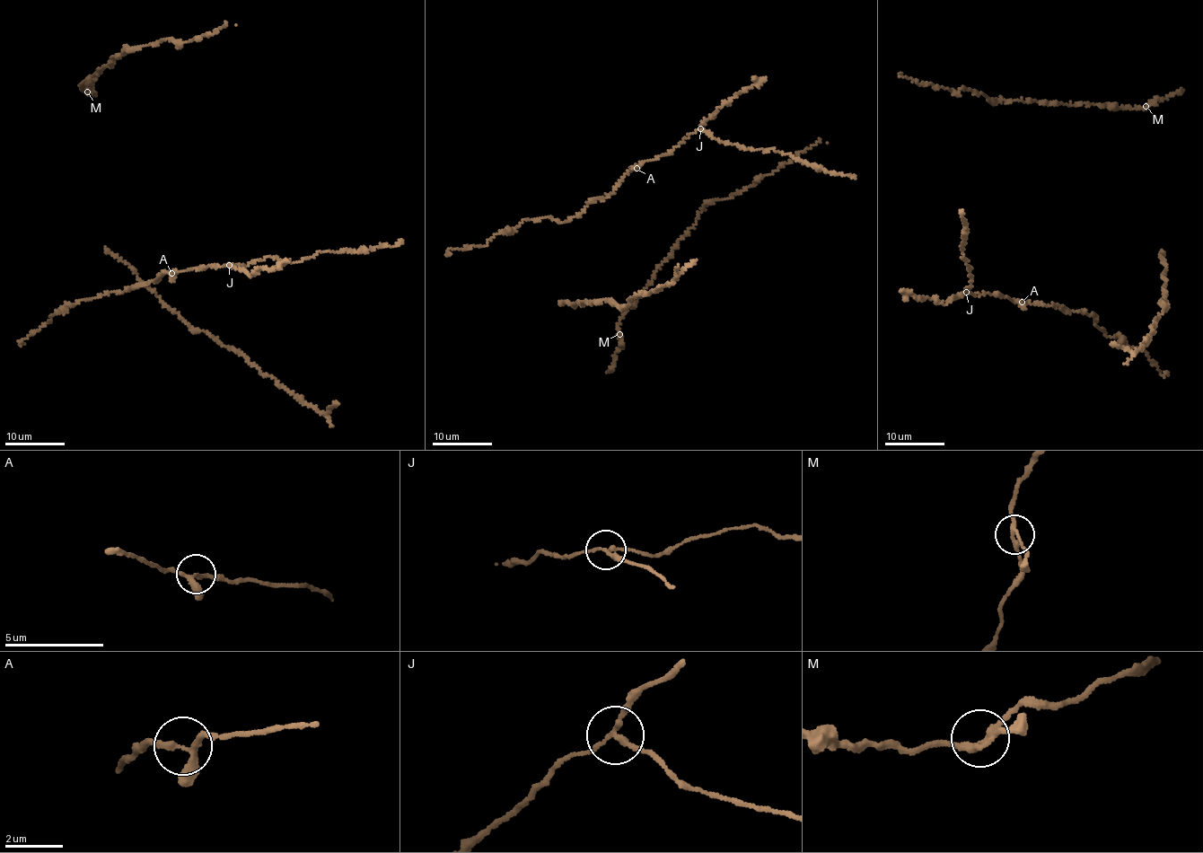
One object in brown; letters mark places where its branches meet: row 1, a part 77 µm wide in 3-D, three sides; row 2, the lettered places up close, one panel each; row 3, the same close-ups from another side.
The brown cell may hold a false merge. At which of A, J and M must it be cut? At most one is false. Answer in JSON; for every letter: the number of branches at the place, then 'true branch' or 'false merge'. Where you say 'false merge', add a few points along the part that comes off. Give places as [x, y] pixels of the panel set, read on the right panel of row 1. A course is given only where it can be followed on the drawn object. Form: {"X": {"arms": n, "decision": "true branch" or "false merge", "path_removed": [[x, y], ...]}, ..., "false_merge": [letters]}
{"A": {"arms": 3, "decision": "true branch"}, "J": {"arms": 3, "decision": "false merge", "path_removed": [[966, 293], [971, 277], [969, 267], [965, 264], [967, 259], [961, 257], [966, 224], [961, 210]]}, "M": {"arms": 3, "decision": "true branch"}, "false_merge": ["J"]}

